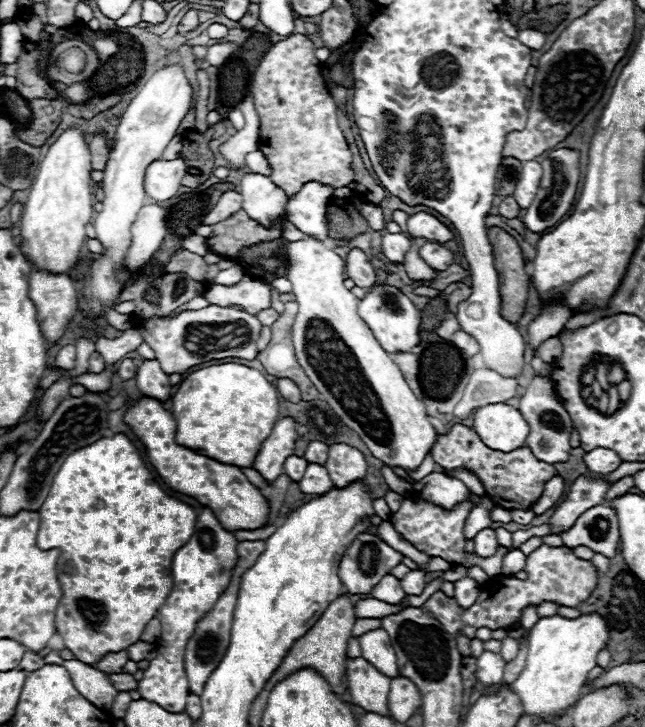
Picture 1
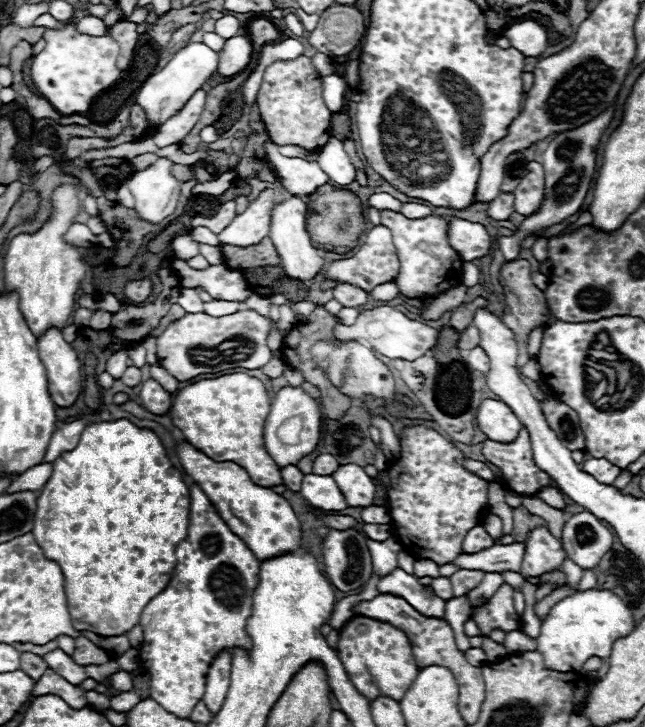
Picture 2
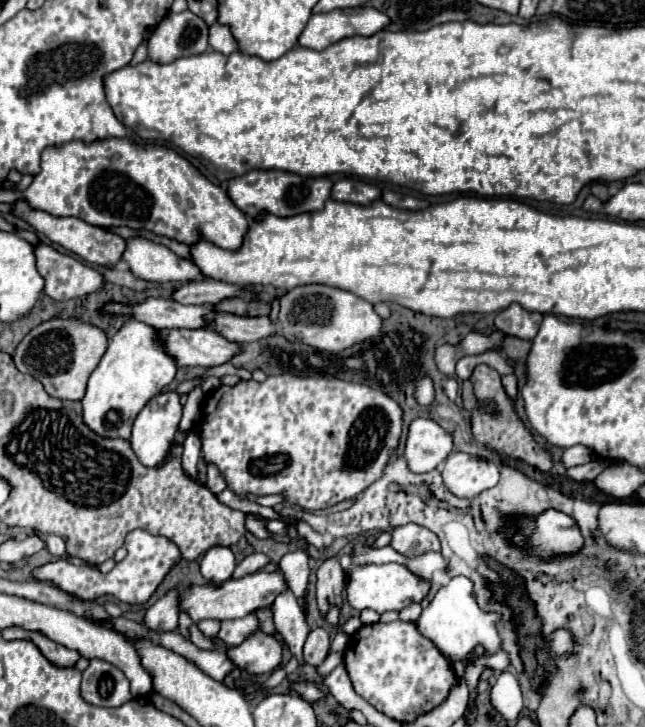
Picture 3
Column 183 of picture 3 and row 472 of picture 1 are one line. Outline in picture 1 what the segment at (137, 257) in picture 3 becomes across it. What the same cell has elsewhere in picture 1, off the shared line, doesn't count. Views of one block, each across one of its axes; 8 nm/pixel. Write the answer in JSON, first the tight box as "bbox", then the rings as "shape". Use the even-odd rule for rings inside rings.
{"bbox":[252,418,296,482],"shape":[[[282,418],[274,424],[272,434],[262,442],[252,468],[260,472],[266,482],[274,482],[282,474],[284,460],[294,452],[296,442],[296,422],[292,418]]]}

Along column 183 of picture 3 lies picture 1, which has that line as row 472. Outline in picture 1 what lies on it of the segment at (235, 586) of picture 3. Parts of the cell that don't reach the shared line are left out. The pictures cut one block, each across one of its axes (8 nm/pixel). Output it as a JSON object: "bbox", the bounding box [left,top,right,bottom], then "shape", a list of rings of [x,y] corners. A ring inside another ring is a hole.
{"bbox":[584,448,624,474],"shape":[[[594,448],[586,452],[584,462],[592,474],[610,474],[614,472],[624,460],[610,448]]]}

